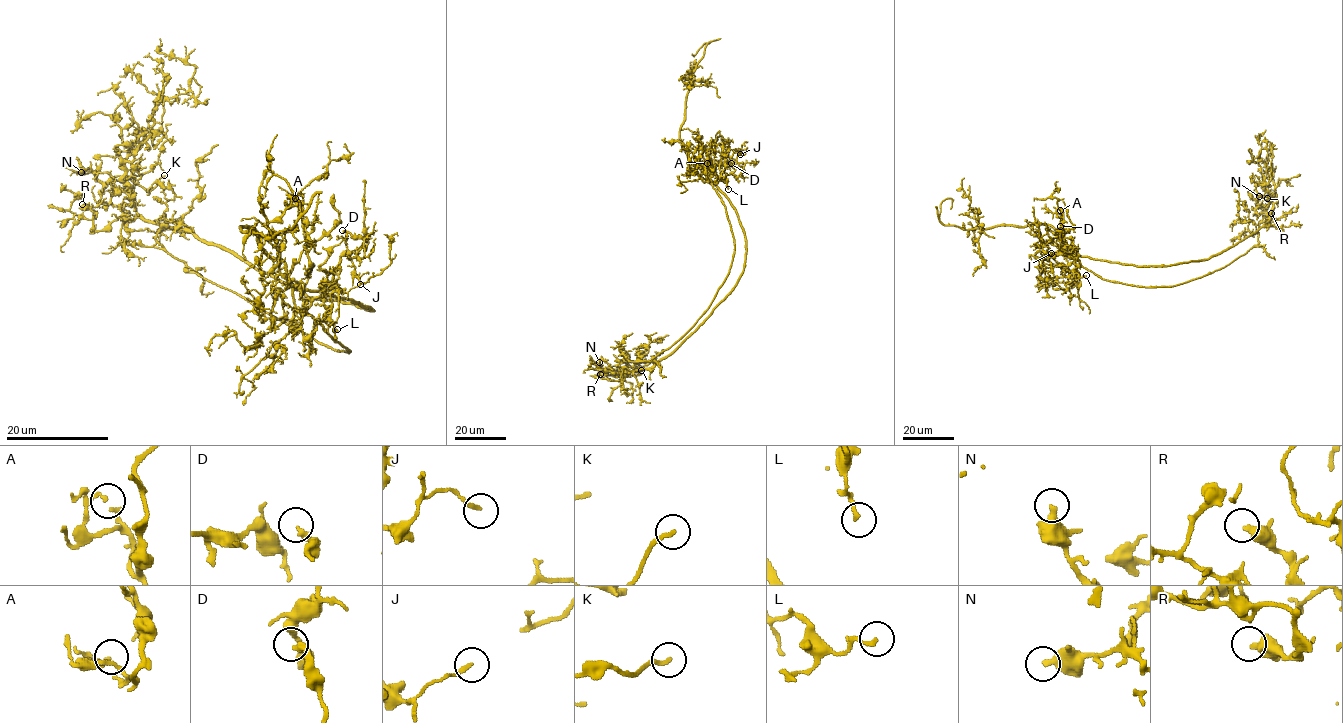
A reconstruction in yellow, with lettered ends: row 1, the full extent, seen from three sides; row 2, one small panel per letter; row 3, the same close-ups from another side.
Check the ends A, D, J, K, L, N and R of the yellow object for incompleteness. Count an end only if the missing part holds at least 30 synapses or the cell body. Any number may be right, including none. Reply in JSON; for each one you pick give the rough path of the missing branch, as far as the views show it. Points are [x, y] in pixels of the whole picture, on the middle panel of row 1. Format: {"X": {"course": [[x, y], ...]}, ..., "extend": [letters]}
{"extend": []}

